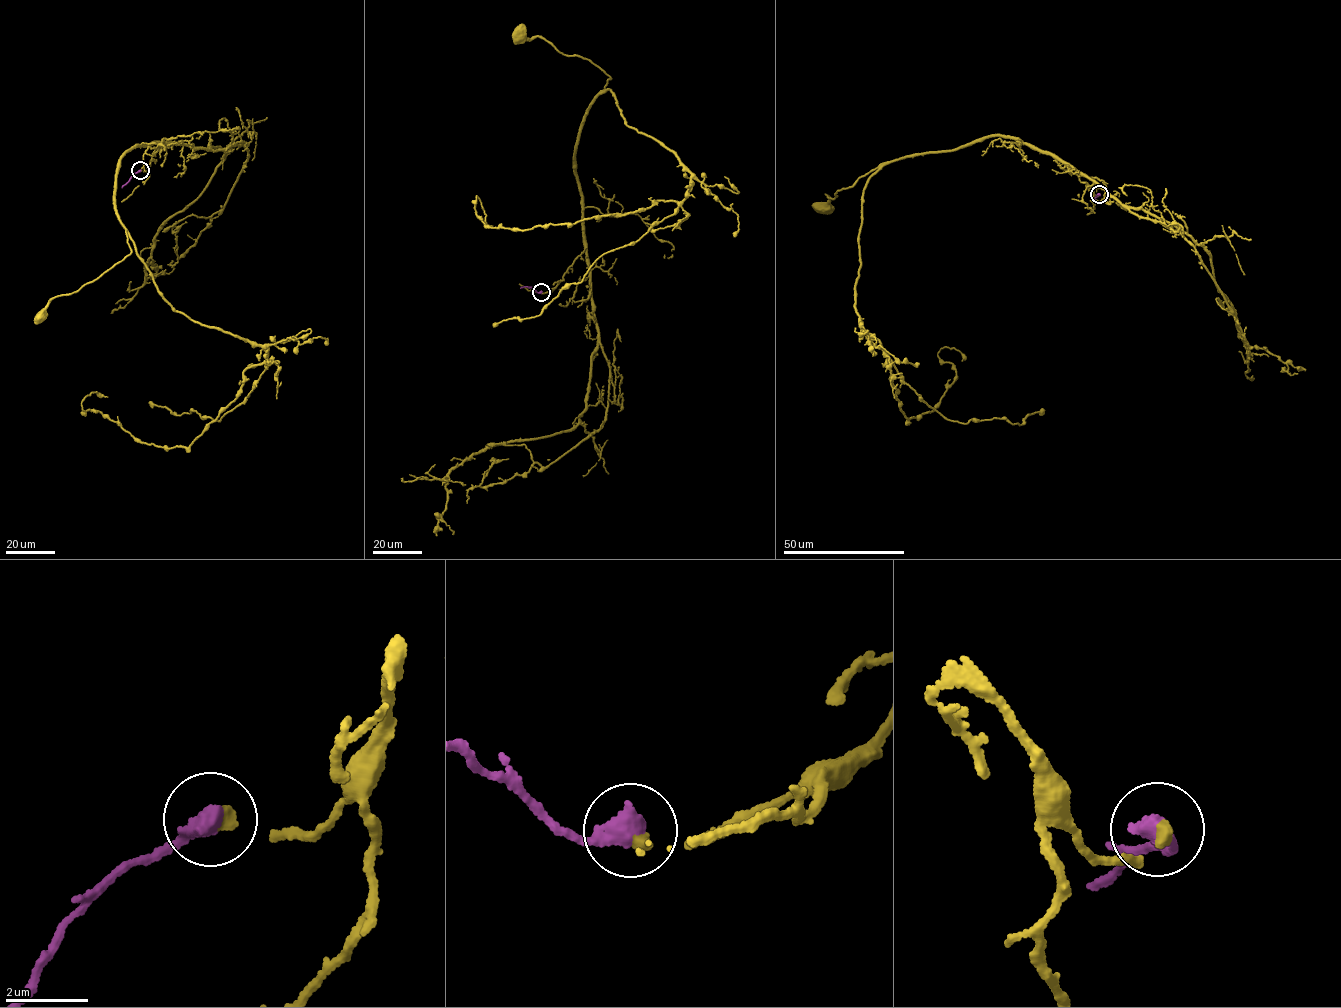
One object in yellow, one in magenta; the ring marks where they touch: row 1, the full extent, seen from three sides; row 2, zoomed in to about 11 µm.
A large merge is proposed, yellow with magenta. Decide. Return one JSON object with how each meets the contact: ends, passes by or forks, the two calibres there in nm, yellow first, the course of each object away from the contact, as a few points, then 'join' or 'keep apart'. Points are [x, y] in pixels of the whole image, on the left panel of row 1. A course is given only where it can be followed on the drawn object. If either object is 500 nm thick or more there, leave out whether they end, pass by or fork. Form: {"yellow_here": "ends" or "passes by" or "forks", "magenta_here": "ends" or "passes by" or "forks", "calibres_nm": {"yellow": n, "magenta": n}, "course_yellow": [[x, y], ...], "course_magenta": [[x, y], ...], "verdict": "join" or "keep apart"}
{"calibres_nm": {"yellow": 300, "magenta": 550}, "course_yellow": [[140, 170], [154, 143], [127, 152], [115, 174], [113, 203], [131, 251], [54, 297], [41, 315]], "course_magenta": [[140, 171], [121, 187]], "verdict": "join"}

